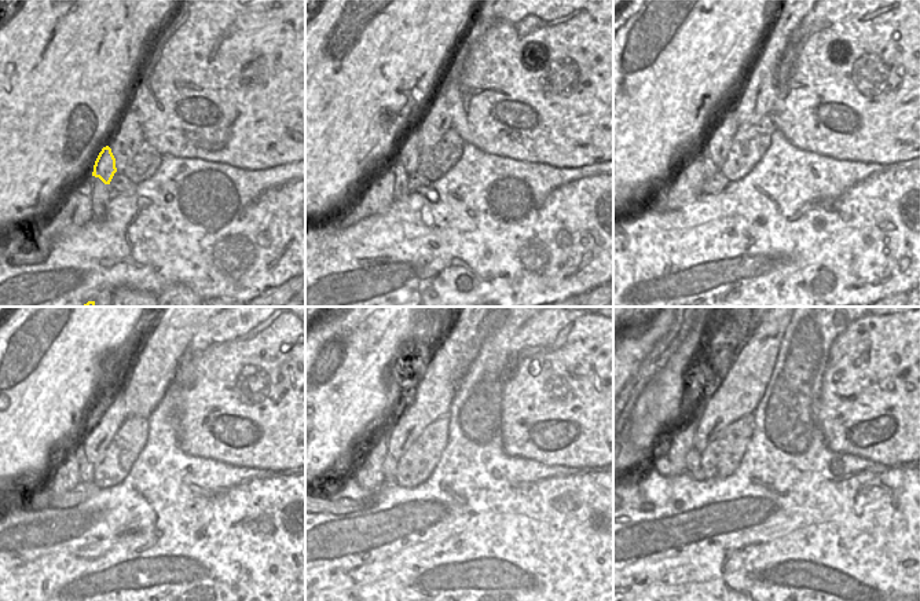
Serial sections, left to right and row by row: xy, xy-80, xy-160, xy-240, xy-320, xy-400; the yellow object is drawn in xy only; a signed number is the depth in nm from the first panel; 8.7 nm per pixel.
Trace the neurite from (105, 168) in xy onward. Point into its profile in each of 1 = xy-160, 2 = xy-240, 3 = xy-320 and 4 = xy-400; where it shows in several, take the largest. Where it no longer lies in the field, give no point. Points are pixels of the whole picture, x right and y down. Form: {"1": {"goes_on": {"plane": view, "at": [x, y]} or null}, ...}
{"1": {"goes_on": {"plane": "xy-160", "at": [719, 140]}}, "2": {"goes_on": {"plane": "xy-240", "at": [94, 446]}}, "3": {"goes_on": {"plane": "xy-320", "at": [436, 387]}}, "4": {"goes_on": {"plane": "xy-400", "at": [741, 389]}}}

